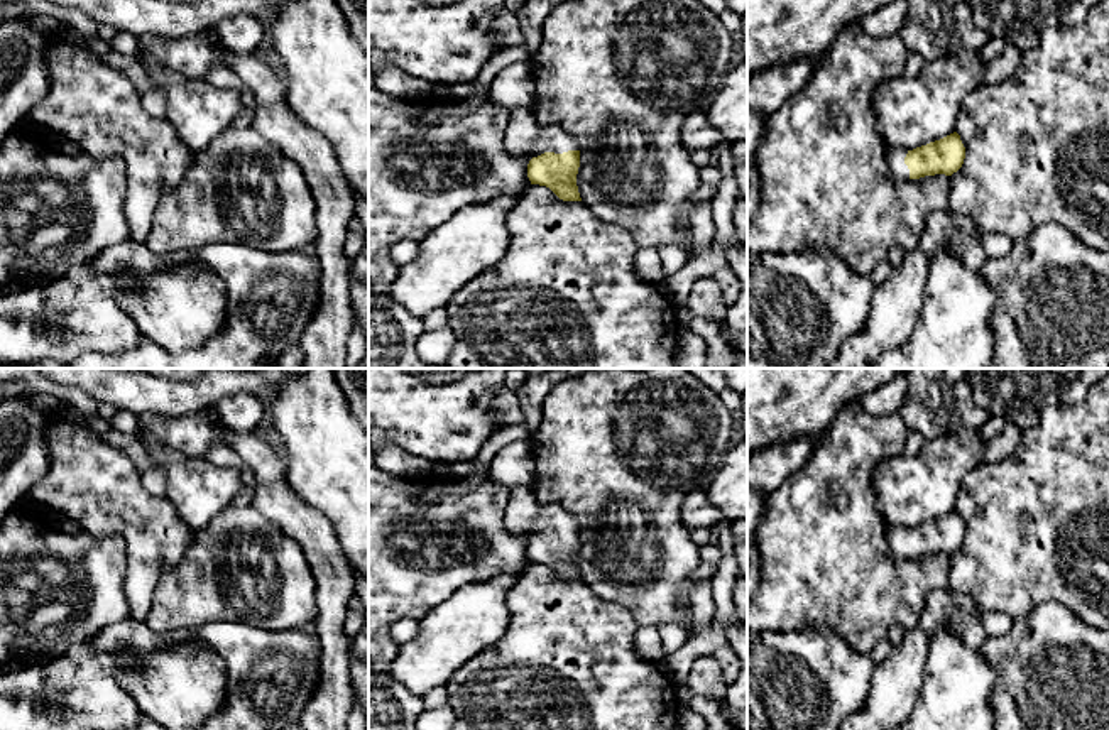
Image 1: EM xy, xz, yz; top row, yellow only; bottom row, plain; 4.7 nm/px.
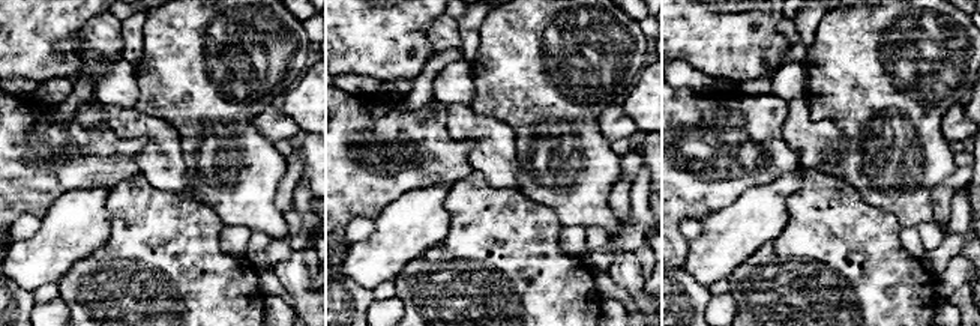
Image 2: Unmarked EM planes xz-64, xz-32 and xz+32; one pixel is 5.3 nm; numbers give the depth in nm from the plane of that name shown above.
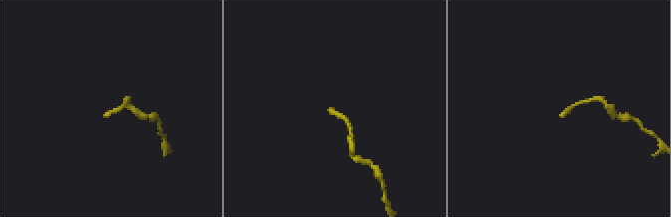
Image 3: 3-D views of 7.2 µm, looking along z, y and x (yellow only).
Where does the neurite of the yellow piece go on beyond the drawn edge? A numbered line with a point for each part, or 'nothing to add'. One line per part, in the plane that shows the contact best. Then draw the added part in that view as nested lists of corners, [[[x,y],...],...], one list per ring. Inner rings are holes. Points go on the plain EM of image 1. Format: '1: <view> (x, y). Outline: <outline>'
1: xz (524, 514). Outline: [[[512,487],[507,490],[504,526],[516,536],[533,537],[544,531],[578,529],[578,520],[558,504],[541,504],[531,487]]]

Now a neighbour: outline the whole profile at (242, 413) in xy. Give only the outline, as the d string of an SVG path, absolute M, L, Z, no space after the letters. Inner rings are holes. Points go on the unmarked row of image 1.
M250 394L223 397L215 412L221 426L237 434L262 433L267 426L267 406Z

